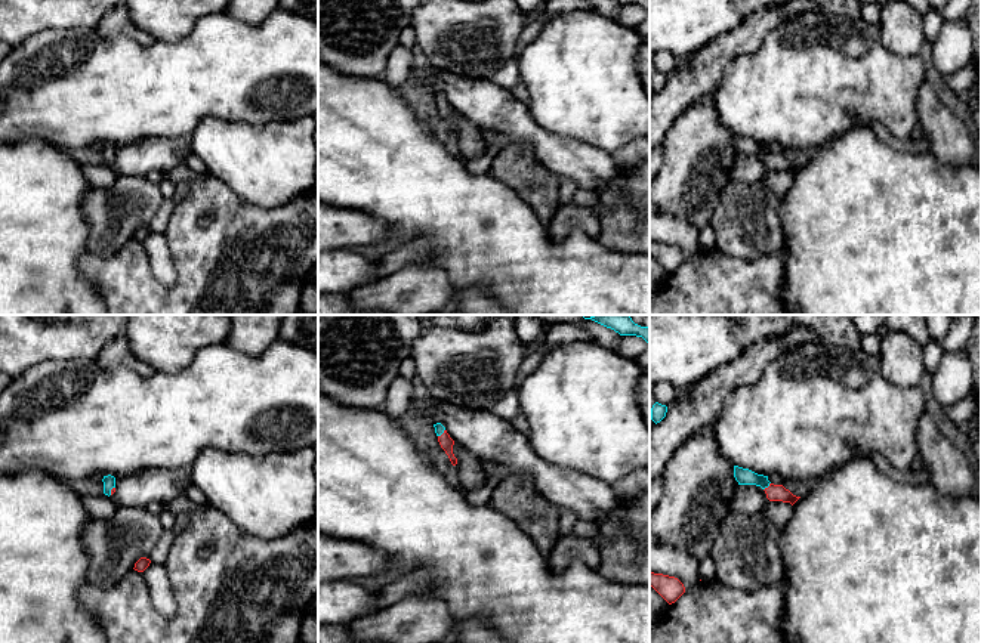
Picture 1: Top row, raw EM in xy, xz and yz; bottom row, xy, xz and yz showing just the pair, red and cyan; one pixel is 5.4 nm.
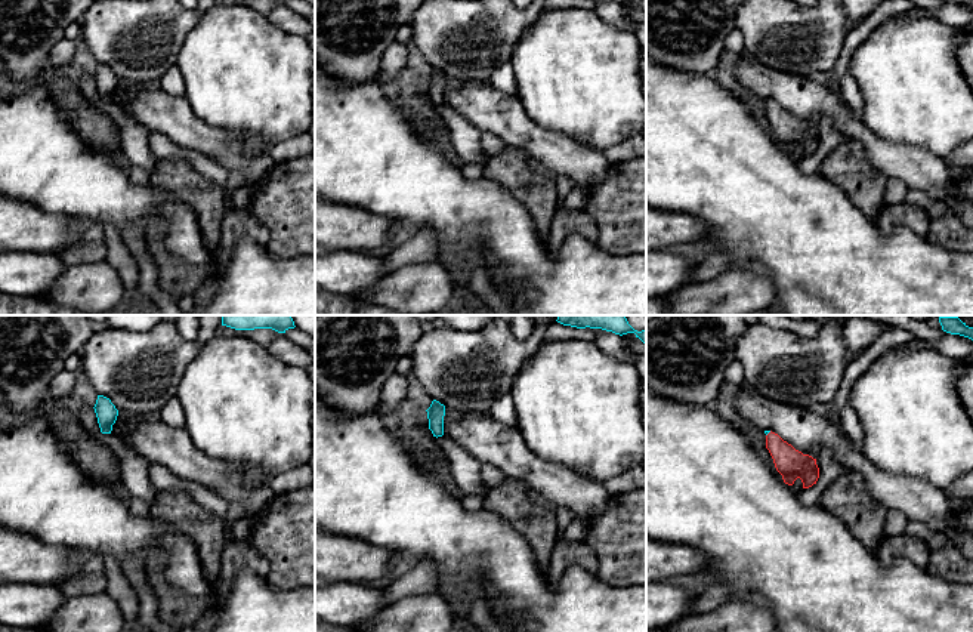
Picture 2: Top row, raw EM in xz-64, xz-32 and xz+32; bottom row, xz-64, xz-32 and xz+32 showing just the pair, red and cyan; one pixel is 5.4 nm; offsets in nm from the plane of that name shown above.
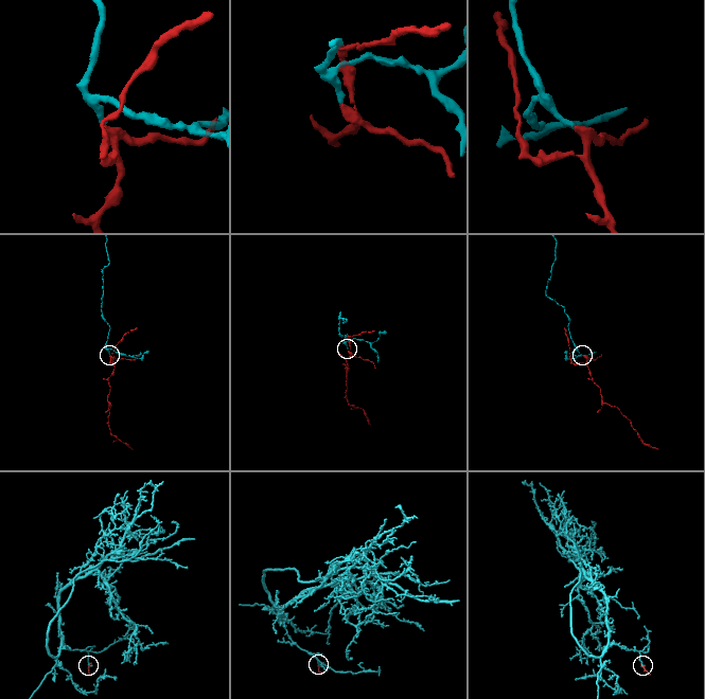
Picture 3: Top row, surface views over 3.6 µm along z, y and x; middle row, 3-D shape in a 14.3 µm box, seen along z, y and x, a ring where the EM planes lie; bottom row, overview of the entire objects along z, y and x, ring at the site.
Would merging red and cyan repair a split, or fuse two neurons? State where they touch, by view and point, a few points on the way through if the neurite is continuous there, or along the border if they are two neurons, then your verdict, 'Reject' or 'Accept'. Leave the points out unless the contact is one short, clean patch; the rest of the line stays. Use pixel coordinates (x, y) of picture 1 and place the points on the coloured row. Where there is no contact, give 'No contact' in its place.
Touches red at yz (768, 487). Path across: yz (774, 492), (768, 487), (762, 481), (744, 476). Accept

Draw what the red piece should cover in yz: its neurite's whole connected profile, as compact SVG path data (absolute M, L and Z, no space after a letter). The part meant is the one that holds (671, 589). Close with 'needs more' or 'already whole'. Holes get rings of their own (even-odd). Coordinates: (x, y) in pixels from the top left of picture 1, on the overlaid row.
M650 571L650 585L669 603L675 603L684 593L684 584L669 575L654 574Z; already whole

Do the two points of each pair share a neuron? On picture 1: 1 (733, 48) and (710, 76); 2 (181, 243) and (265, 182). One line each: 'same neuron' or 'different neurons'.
1: same neuron
2: different neurons

